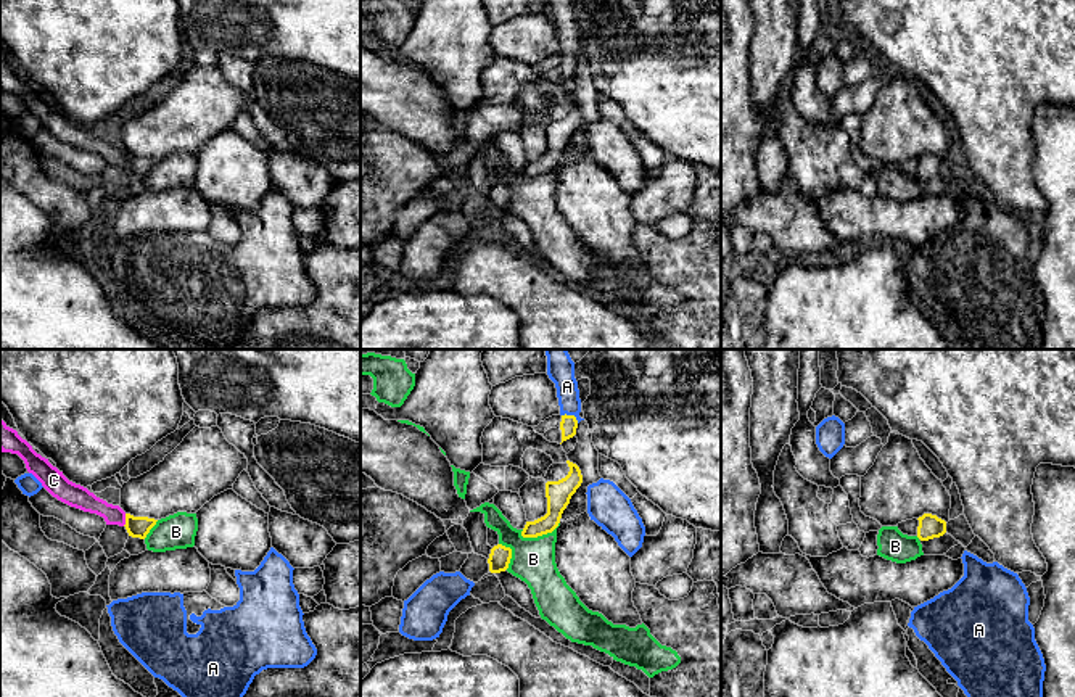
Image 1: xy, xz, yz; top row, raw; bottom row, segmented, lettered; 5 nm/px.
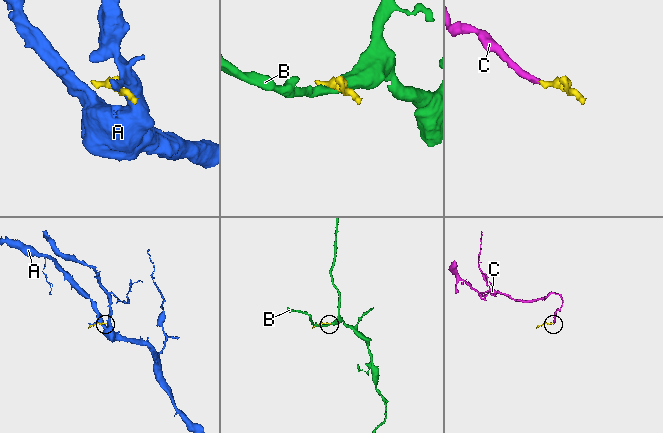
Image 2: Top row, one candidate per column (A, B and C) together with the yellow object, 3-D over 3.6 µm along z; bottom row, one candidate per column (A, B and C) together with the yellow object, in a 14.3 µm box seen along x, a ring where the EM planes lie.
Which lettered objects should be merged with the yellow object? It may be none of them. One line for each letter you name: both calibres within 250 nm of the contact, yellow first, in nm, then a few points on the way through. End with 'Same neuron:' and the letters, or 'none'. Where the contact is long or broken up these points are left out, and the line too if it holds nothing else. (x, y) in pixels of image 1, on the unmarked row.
C: Thickness 110 nm (yellow) against 100 nm. Path across: xy (137, 166), (126, 160), (82, 137)
Same neuron: C

